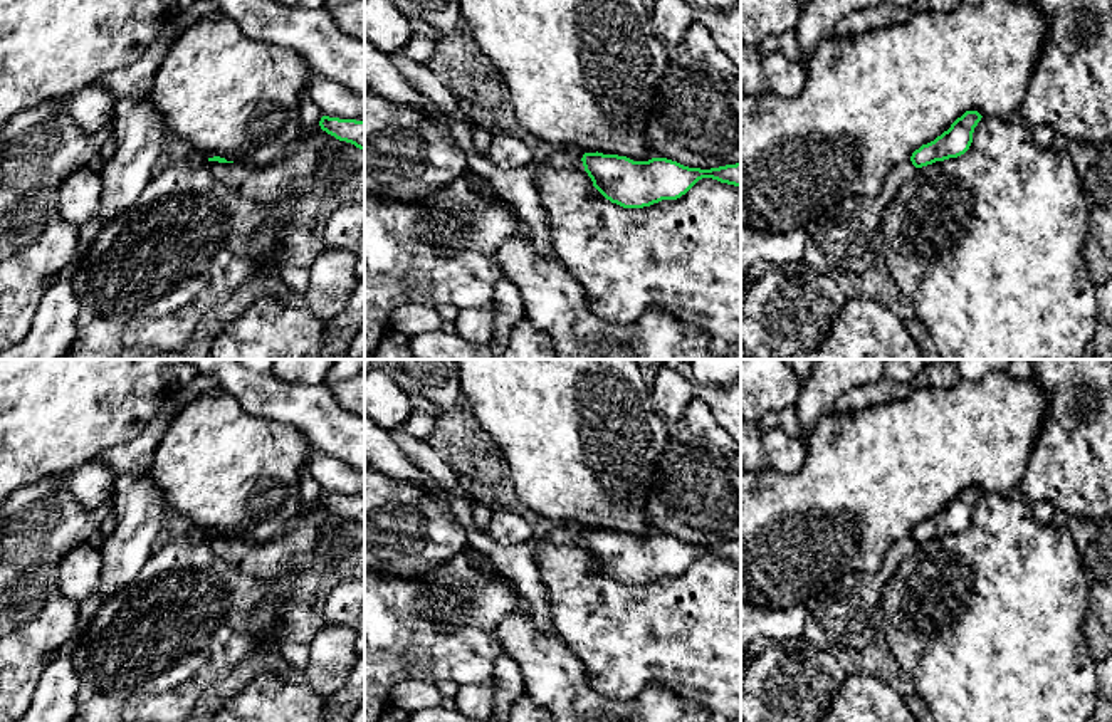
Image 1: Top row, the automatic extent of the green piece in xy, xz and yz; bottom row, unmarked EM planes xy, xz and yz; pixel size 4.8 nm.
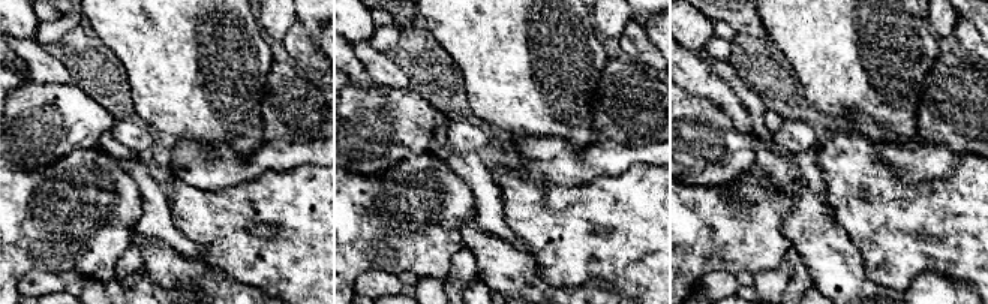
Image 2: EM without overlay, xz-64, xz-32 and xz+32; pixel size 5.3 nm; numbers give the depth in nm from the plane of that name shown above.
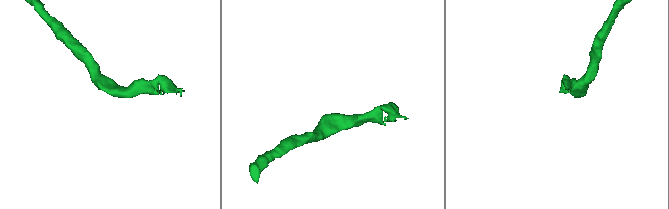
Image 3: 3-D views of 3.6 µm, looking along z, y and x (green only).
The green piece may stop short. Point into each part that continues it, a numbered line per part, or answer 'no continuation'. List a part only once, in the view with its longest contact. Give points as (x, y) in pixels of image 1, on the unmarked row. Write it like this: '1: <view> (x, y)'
no continuation

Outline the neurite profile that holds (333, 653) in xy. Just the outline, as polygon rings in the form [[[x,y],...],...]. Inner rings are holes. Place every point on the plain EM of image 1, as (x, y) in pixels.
[[[326,623],[309,641],[309,665],[299,675],[321,698],[329,698],[348,680],[358,662],[358,631],[353,628]]]

